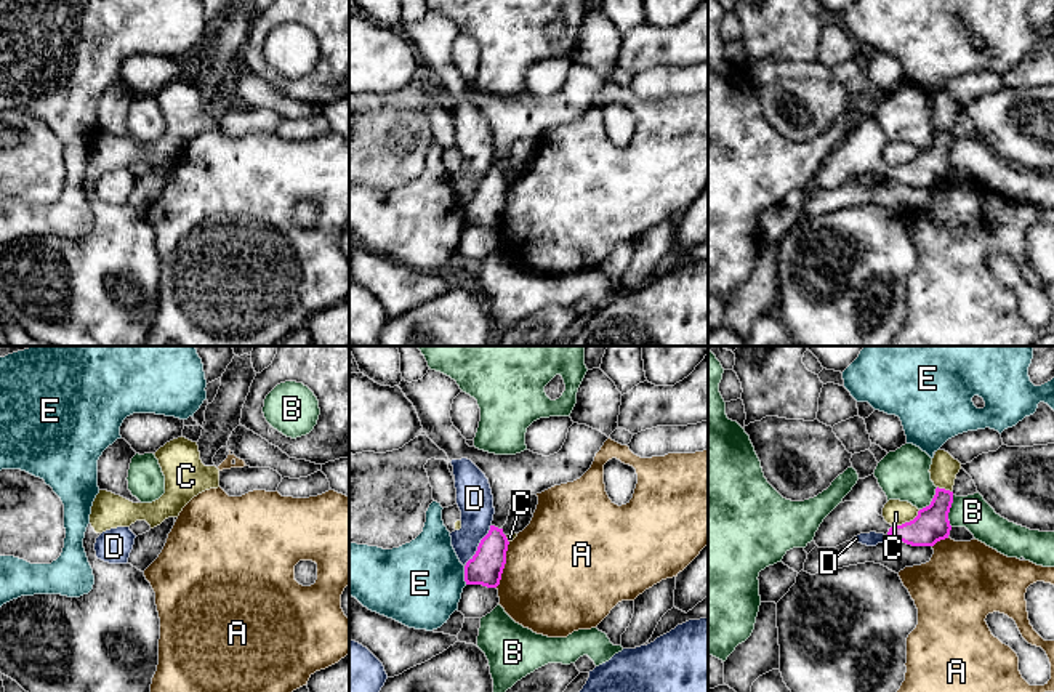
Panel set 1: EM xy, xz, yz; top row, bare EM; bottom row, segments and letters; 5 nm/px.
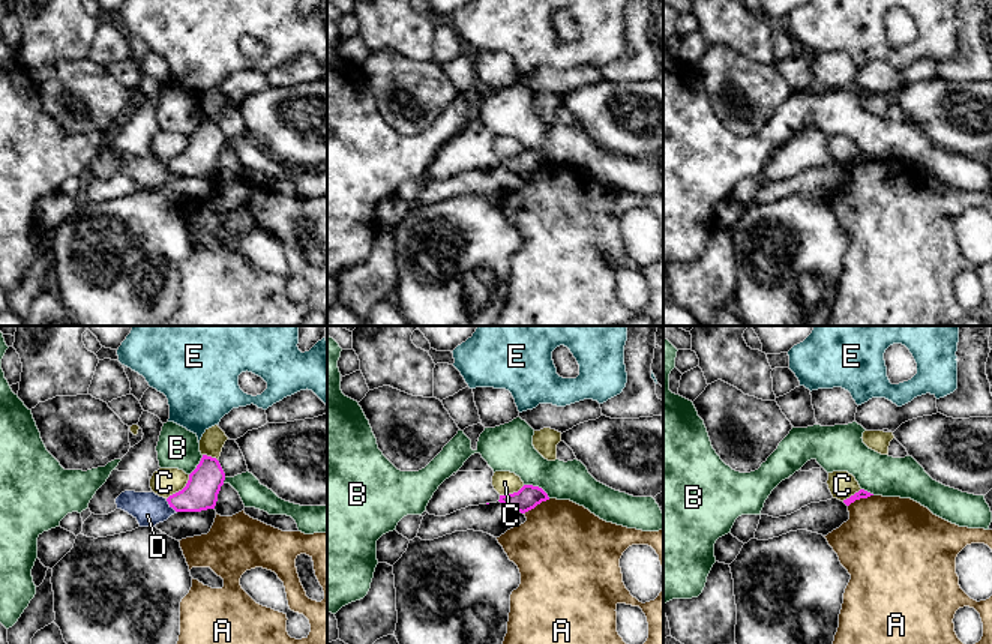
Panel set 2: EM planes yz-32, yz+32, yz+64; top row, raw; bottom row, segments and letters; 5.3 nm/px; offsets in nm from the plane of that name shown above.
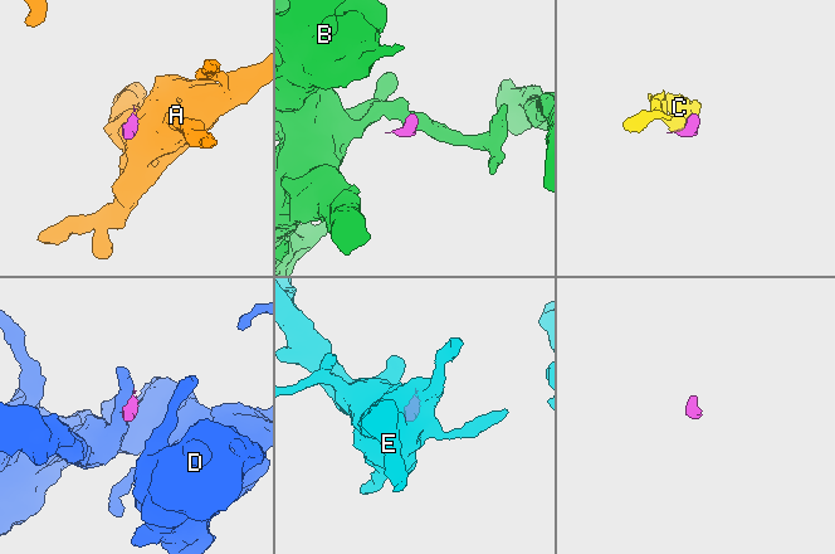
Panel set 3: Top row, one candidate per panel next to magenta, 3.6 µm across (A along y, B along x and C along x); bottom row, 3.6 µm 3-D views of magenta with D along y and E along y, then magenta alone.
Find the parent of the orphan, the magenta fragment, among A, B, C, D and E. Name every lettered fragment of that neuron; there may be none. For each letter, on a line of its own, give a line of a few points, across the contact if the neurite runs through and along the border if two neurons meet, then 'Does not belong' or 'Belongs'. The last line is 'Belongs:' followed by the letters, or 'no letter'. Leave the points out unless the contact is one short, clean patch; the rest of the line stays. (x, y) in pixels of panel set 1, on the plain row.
A: Line: xz (510, 183), (505, 193), (502, 220), (495, 228). Does not belong
B: Line: yz (953, 136), (949, 154), (950, 167). Does not belong
C: Line: yz (920, 151), (912, 160), (893, 167). Does not belong
D: Line: xz (490, 165), (476, 194), (465, 207). Does not belong
E: Line: xz (463, 207), (463, 221), (466, 225). Does not belong
Belongs: no letter

